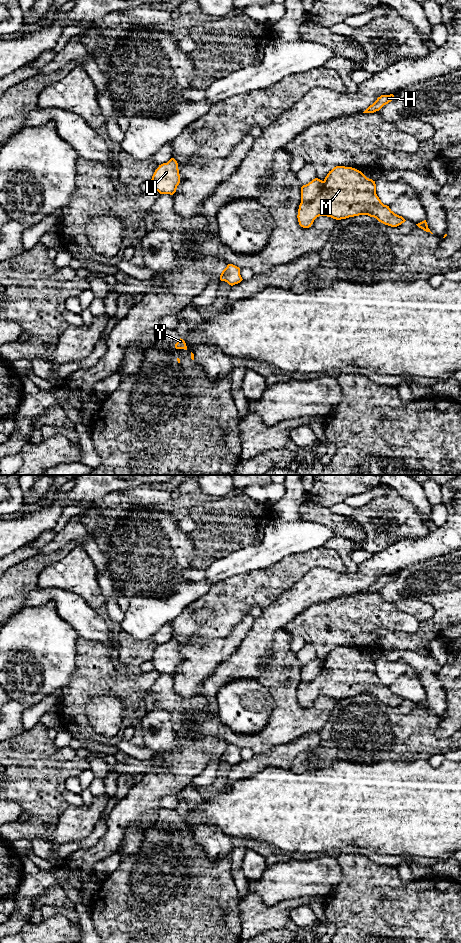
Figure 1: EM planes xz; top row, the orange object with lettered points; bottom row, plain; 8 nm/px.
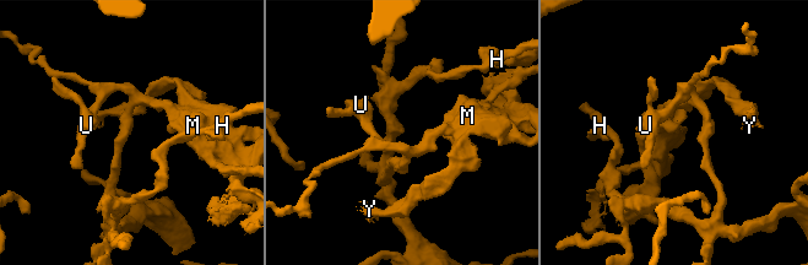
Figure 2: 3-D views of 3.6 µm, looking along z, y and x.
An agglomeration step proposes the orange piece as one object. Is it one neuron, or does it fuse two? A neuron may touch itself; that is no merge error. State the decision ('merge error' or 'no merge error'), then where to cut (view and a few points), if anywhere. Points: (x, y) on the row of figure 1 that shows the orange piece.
merge error; cut xz (324, 181), (322, 190), (313, 199), (308, 202), (301, 202)

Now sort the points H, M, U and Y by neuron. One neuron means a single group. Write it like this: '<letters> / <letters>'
H U / M Y

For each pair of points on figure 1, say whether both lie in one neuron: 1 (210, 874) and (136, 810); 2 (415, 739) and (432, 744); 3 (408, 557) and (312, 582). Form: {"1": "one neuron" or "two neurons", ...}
{"1": "two neurons", "2": "one neuron", "3": "one neuron"}

